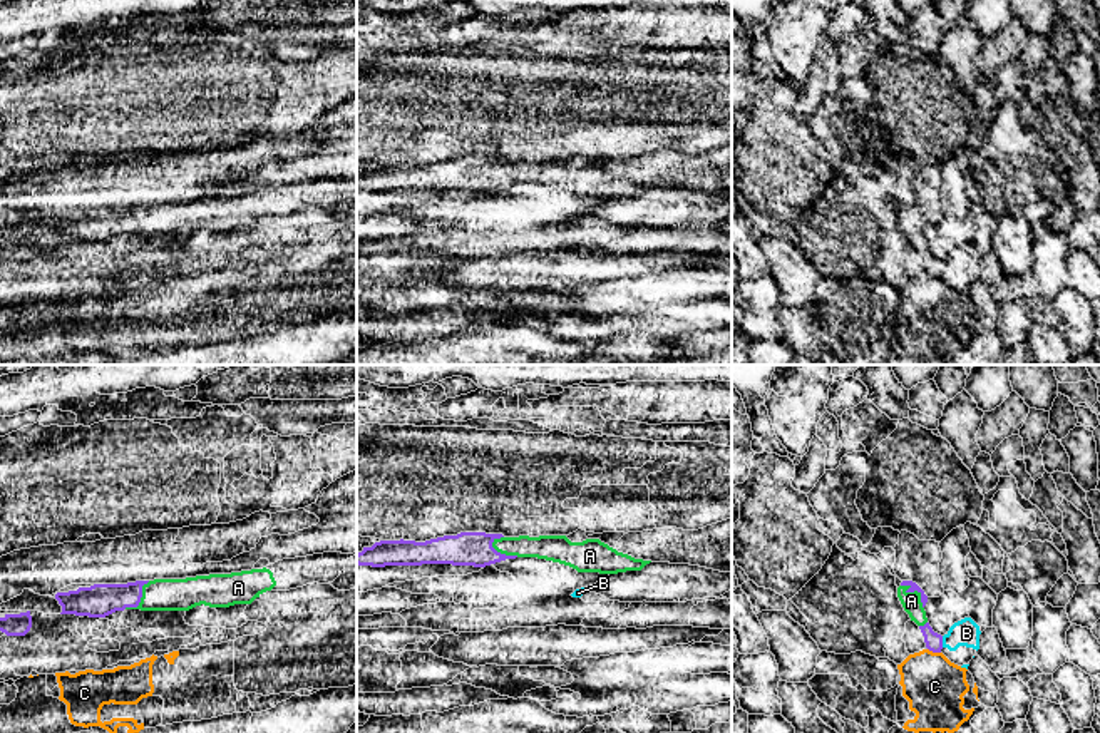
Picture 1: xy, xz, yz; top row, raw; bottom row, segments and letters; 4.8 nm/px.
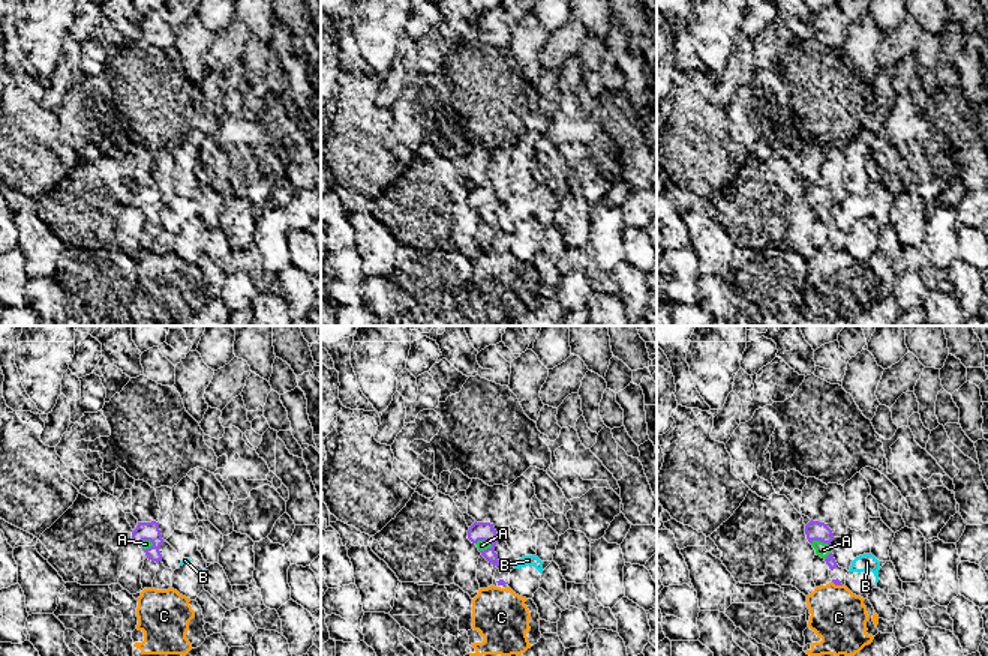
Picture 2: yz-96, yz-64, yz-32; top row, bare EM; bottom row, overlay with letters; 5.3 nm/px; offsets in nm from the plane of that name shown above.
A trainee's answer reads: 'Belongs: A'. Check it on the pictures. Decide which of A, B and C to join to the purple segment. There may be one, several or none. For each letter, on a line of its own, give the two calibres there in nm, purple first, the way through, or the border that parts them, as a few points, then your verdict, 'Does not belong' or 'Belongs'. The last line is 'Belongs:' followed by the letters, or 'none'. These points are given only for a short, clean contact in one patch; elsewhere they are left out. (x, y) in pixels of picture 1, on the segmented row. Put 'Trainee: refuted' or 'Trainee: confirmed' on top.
Trainee: confirmed
A: Thickness 40 nm (purple) against 100 nm. Path across: yz (914, 586), (916, 589), (911, 601). Belongs
B: Thickness 80 nm (purple) against 130 nm. Boundary: yz (941, 636), (943, 646). Does not belong
C: Thickness 80 nm (purple) against 280 nm. Does not belong
Belongs: A

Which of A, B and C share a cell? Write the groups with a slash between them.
A / B / C

